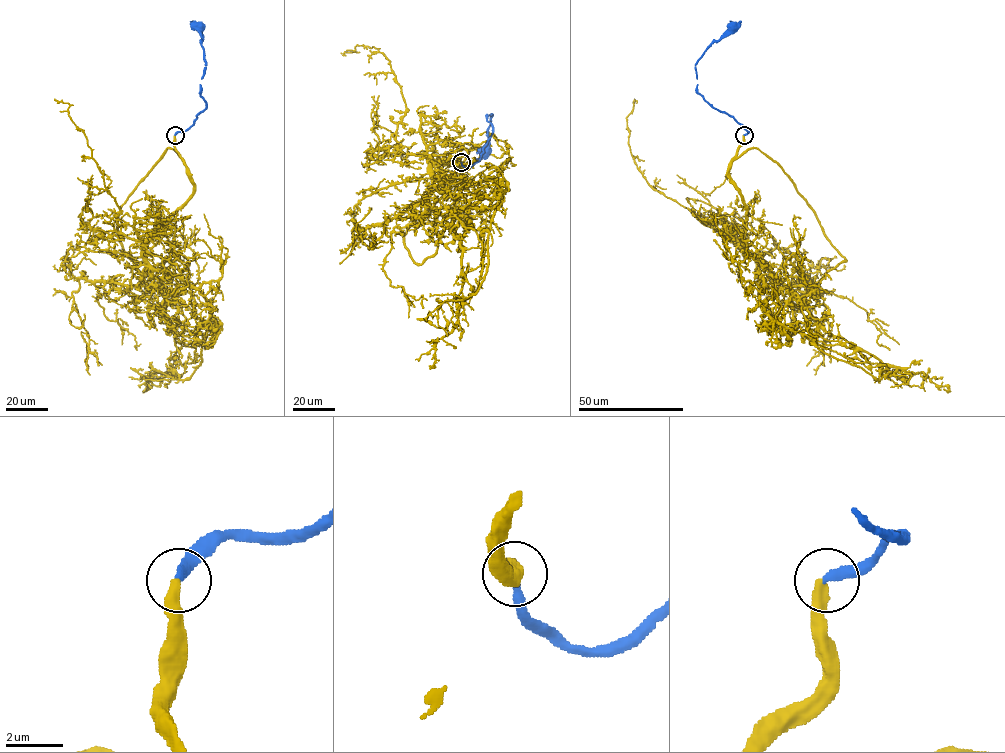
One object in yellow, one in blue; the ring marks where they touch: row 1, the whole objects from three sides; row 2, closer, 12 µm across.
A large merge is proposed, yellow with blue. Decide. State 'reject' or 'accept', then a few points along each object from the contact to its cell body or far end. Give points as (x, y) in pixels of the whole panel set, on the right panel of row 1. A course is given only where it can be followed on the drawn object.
reject | yellow via (744, 135), (729, 173), (746, 210), (748, 251), (832, 336), (883, 363), (922, 372), (944, 389) | blue via (744, 135), (749, 132), (732, 117), (712, 107), (696, 91), (695, 63), (731, 26)

